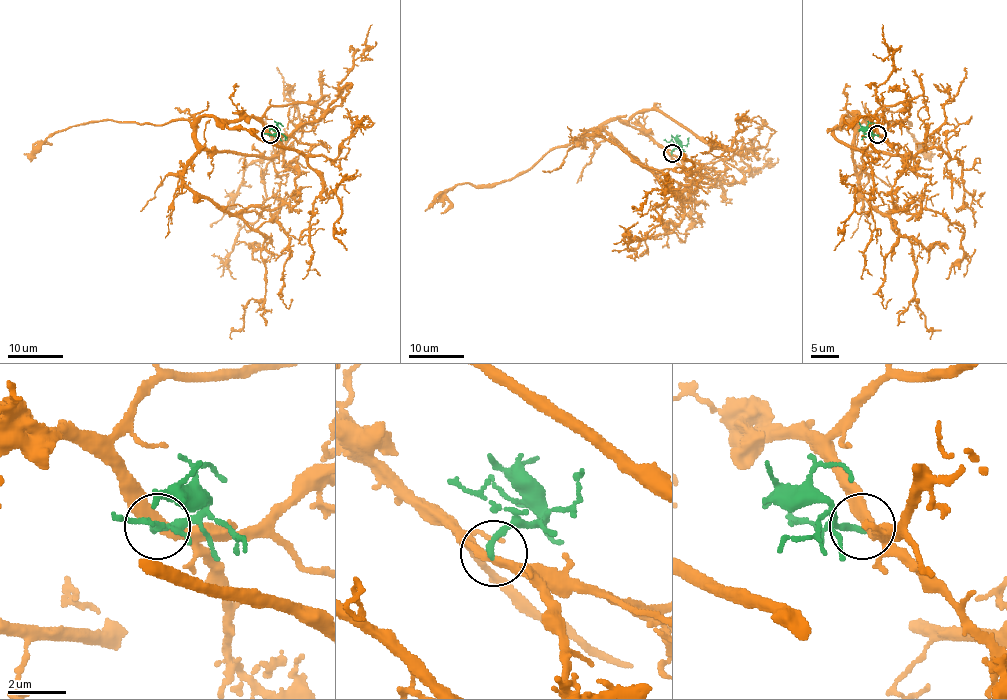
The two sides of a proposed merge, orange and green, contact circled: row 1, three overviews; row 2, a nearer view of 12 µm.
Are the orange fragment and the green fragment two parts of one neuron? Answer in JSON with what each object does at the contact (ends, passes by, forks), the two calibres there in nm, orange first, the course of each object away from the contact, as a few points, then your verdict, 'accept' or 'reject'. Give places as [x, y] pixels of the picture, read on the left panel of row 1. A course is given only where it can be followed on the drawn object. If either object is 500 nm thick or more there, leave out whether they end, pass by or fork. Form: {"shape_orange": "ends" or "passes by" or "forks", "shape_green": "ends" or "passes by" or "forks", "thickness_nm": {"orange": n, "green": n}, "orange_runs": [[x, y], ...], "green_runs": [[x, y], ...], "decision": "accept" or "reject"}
{"shape_orange": "passes by", "shape_green": "ends", "thickness_nm": {"orange": 360, "green": 220}, "orange_runs": [[270, 134], [288, 163], [277, 173], [285, 176], [281, 205], [242, 214], [265, 240], [266, 285], [231, 339]], "green_runs": [[270, 134], [278, 131], [274, 127], [278, 122]], "decision": "reject"}

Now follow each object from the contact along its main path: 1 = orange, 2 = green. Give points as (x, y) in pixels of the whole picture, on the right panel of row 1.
1: (878, 134), (915, 173), (931, 176), (922, 194), (890, 214), (917, 265), (914, 300), (932, 331), (929, 339)
2: (878, 134), (862, 127), (859, 122)

